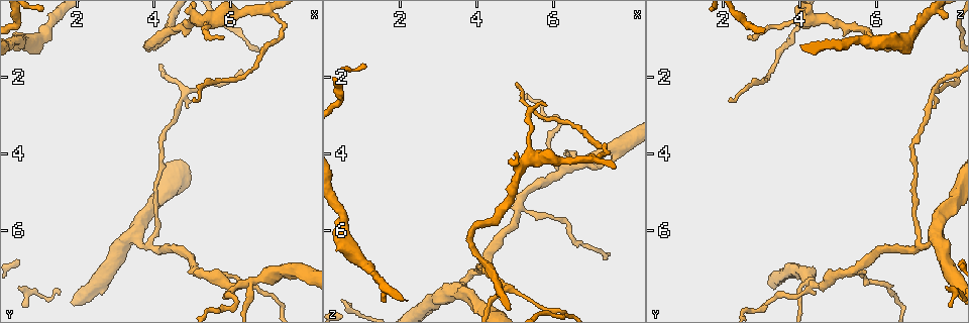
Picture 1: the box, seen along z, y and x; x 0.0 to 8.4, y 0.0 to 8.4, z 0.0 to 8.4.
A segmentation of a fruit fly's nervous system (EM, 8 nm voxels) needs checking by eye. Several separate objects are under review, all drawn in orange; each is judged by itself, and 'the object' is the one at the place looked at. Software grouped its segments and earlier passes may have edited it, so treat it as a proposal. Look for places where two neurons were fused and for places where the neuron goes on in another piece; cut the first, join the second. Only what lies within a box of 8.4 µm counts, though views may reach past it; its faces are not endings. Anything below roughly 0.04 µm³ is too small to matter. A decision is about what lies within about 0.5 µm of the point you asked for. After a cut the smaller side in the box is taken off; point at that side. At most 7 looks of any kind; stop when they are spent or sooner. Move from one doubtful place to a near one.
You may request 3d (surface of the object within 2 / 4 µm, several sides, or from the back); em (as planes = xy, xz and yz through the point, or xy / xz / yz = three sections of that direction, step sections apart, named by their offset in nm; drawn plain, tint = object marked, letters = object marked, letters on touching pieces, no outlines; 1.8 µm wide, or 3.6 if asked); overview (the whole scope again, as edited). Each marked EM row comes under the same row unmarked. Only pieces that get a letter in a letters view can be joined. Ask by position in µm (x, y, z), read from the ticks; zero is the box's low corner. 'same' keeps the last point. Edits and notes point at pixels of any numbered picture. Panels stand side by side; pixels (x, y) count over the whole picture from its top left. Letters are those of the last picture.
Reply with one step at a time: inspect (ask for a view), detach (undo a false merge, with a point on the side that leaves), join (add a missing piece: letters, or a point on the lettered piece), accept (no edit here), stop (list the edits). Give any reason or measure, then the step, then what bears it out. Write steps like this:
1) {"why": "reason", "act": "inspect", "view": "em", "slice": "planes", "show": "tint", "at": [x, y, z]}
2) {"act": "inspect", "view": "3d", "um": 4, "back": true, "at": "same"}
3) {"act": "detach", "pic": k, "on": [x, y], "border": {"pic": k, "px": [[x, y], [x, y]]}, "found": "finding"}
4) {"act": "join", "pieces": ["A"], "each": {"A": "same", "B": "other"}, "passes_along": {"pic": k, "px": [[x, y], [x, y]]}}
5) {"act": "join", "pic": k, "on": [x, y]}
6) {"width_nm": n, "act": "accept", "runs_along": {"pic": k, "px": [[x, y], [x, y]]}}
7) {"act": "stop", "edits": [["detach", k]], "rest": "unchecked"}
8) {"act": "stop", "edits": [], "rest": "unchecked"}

{"why": "tapers out", "act": "inspect", "view": "3d", "um": 2, "at": [4.95, 2.60, 2.15]}

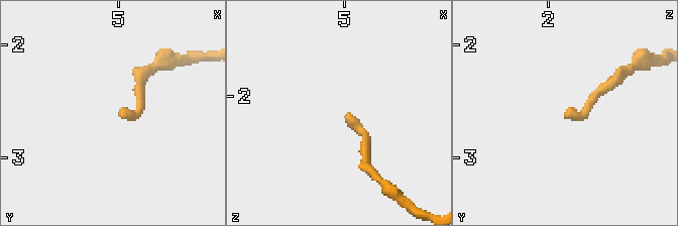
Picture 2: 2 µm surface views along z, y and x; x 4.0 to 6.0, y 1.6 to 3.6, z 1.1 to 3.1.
{"act": "inspect", "view": "em", "slice": "planes", "show": "letters", "at": [5.00, 2.56, 2.18]}

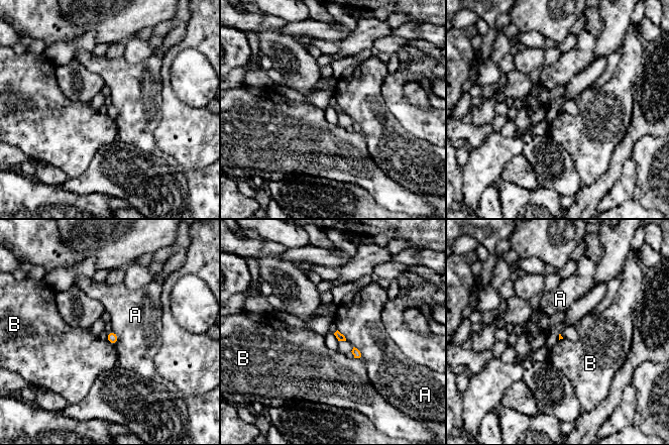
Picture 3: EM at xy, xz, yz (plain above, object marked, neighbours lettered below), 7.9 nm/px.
{"act": "accept", "each": {"A": "other", "B": "other"}, "border": {"pic": 3, "px": [[112, 330], [117, 335], [115, 345]]}, "found": "no lettered piece goes on from it"}

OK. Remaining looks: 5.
{"why": "sharp bend", "act": "inspect", "view": "em", "um": 3.6, "slice": "yz", "step": 4, "show": "tint", "at": [3.75, 1.15, 6.10]}

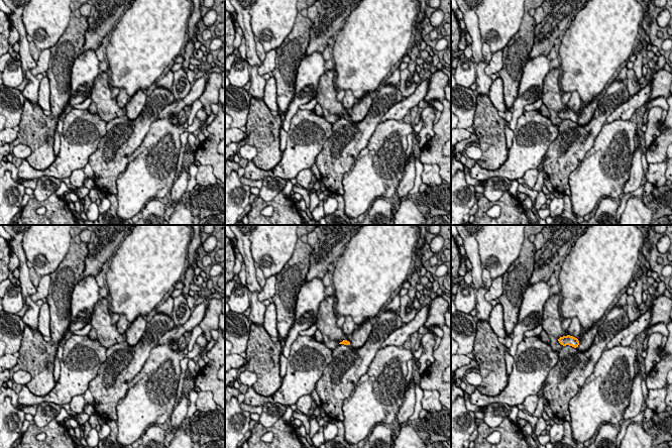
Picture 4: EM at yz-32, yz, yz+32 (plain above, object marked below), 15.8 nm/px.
{"why": "another direction", "act": "inspect", "view": "em", "um": 3.6, "slice": "planes", "show": "letters", "at": "same"}

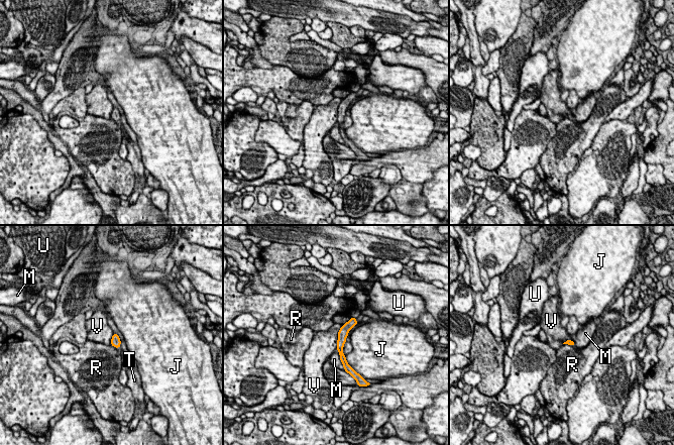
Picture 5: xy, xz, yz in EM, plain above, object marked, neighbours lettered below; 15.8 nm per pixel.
{"width_nm": 70, "act": "accept", "each": {"J": "other", "M": "other", "R": "other", "T": "other", "U": "other", "V": "other"}, "runs_along": {"pic": 5, "px": [[353, 320], [342, 334], [342, 357]]}, "found": "one neuron here"}

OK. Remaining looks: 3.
{"why": "four or more arms meet", "act": "inspect", "view": "3d", "um": 4, "back": true, "at": [6.25, 7.50, 4.40]}

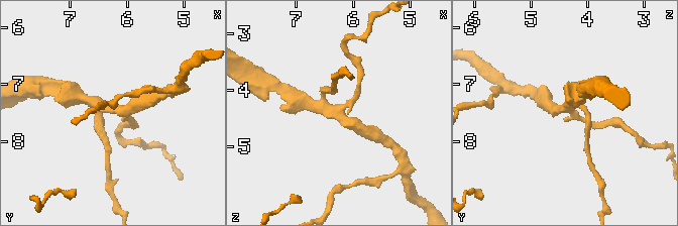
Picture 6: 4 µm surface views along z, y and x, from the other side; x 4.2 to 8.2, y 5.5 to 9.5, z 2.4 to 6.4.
{"act": "inspect", "view": "em", "slice": "planes", "show": "tint", "at": [6.20, 7.45, 4.35]}

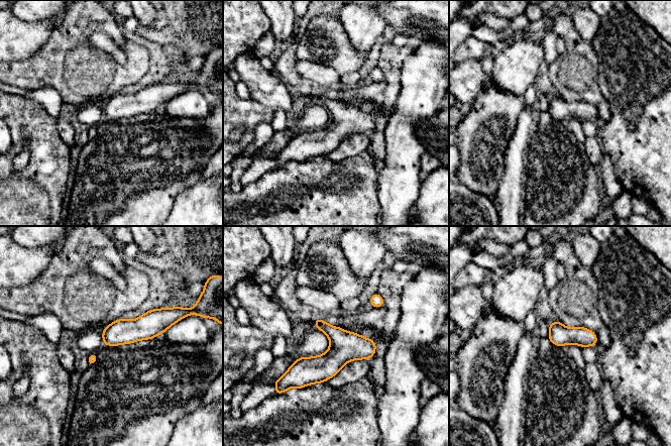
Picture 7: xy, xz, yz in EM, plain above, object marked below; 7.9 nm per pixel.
{"why": "see the neighbours", "act": "inspect", "view": "em", "slice": "planes", "show": "letters", "at": "same"}

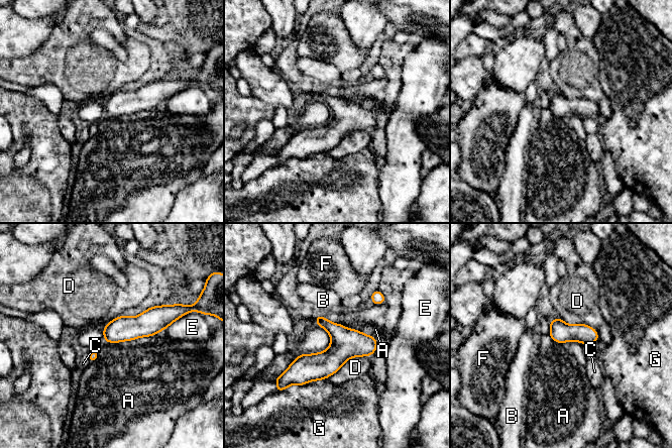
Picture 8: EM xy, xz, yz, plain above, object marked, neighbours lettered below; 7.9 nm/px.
{"longest_contact_nm": ["A", 480], "act": "accept", "each": {"A": "other", "B": "other", "C": "other", "D": "other", "E": "other", "F": "other", "G": "other"}, "found": "all the same neuron"}

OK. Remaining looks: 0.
{"act": "stop", "edits": [], "rest": "unchecked"}

